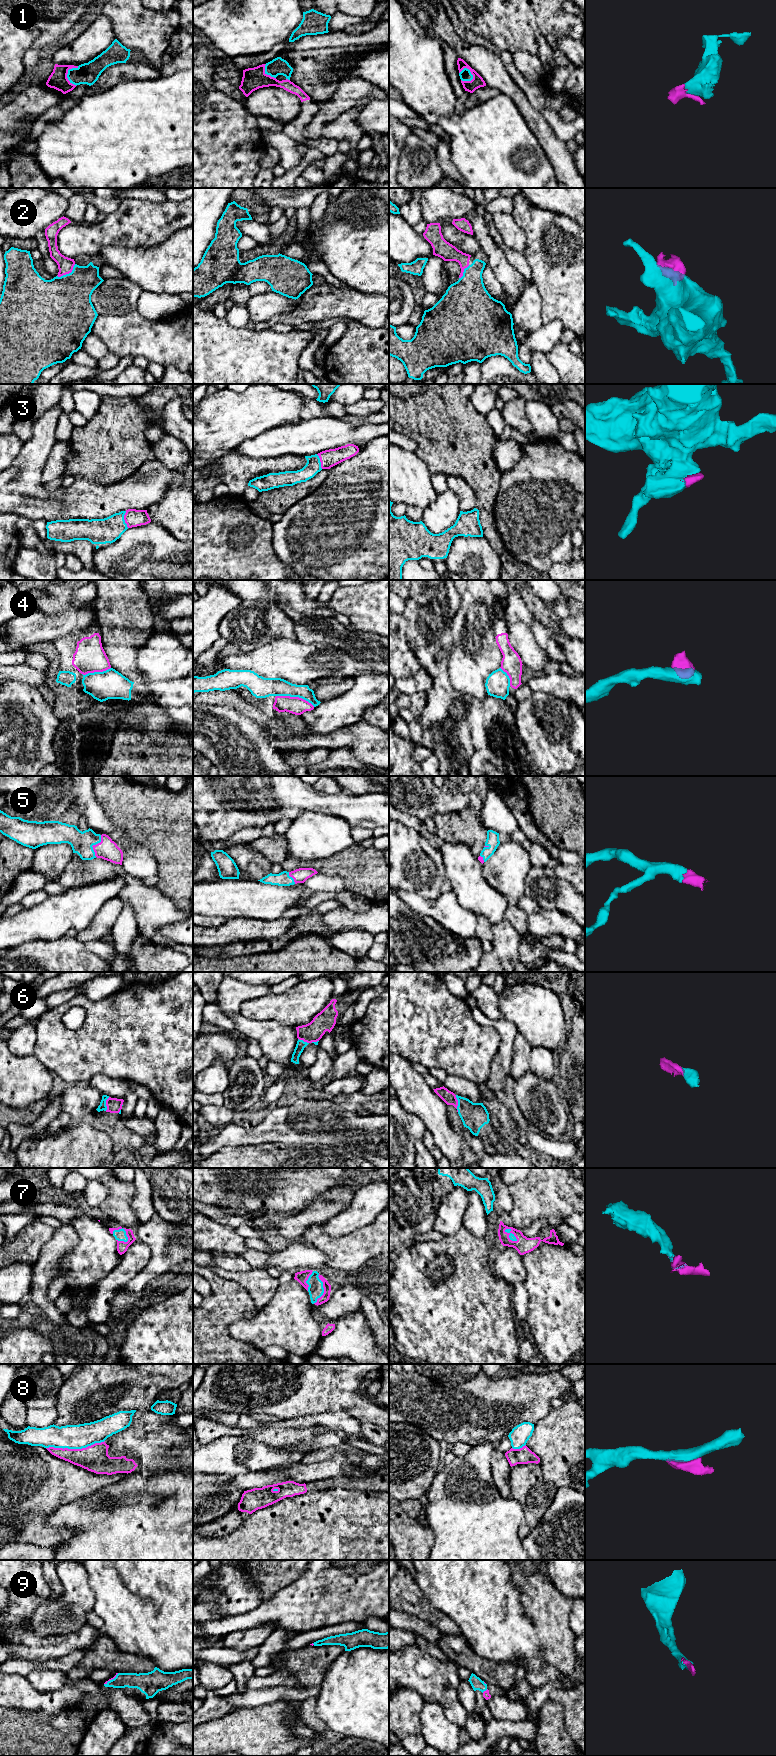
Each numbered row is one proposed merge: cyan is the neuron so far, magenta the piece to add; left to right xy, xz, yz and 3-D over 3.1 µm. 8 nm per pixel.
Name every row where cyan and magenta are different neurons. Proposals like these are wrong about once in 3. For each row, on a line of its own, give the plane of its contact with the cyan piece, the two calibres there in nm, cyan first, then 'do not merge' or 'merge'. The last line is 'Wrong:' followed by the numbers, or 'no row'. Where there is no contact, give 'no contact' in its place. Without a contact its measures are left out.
1: yz | 100/90 nm | merge
2: xy | 460/130 nm | merge
3: xy | 200/140 nm | merge
4: xz | 150/140 nm | do not merge
5: xy | 180/160 nm | merge
6: yz | 220/100 nm | merge
7: xy | 90/90 nm | merge
8: xy | 190/220 nm | do not merge
9: xy | 140/20 nm | merge
Wrong: 4, 8

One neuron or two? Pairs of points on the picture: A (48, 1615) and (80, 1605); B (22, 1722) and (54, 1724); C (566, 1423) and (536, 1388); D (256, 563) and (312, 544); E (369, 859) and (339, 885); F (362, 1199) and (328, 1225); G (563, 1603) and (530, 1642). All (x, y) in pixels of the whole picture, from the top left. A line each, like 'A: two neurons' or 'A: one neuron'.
A: one neuron
B: one neuron
C: two neurons
D: two neurons
E: two neurons
F: one neuron
G: two neurons

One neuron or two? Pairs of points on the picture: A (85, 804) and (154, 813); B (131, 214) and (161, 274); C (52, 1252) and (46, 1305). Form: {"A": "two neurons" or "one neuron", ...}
{"A": "two neurons", "B": "two neurons", "C": "one neuron"}

